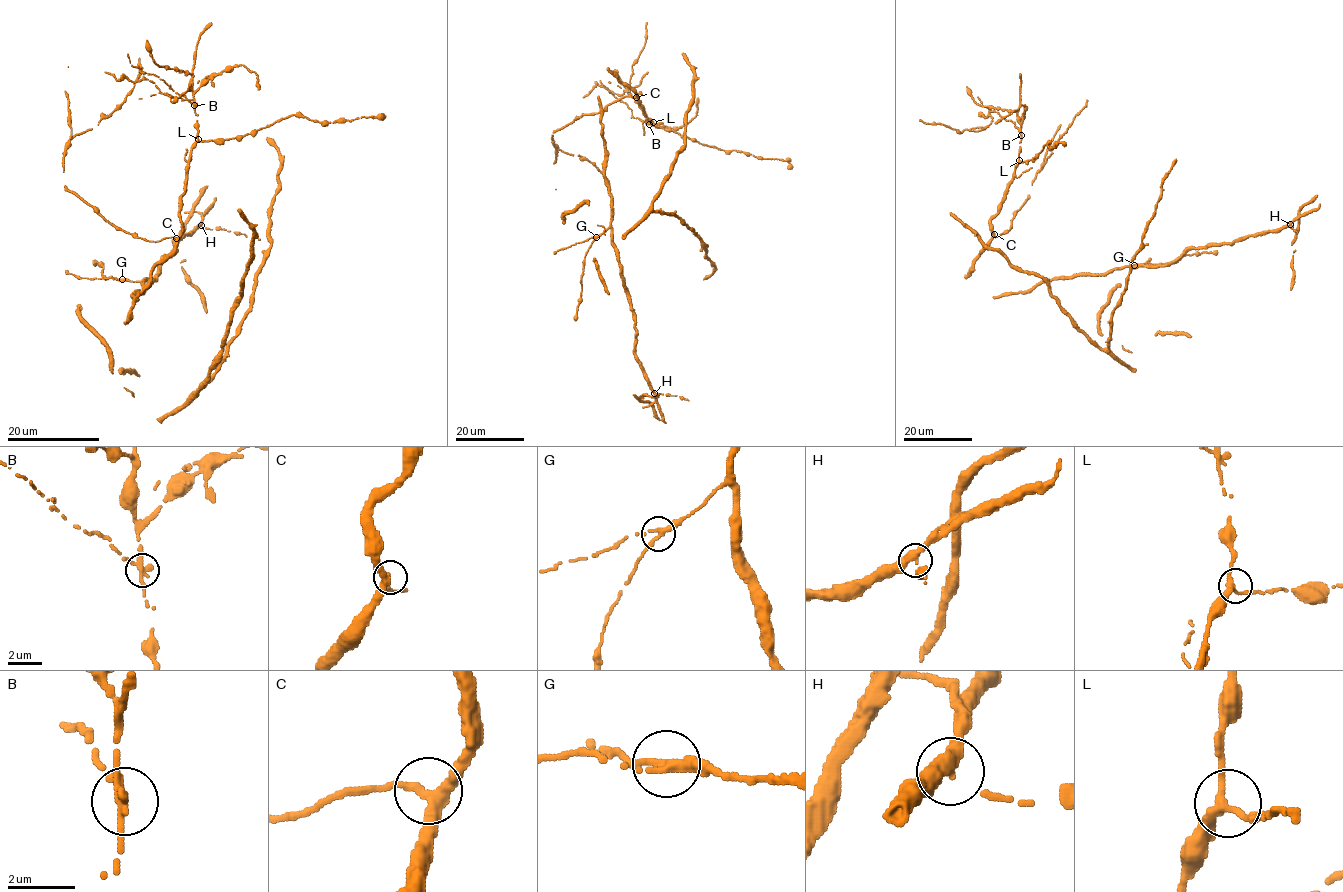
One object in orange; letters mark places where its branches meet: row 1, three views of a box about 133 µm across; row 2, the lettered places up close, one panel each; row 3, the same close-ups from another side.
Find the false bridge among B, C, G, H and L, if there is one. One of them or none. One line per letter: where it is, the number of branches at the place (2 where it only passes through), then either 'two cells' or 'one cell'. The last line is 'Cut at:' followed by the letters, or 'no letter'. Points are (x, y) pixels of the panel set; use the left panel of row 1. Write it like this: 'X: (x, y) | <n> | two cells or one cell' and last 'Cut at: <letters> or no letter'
B: (194, 105) | 3 | two cells
C: (176, 238) | 3 | one cell
G: (122, 279) | 3 | one cell
H: (201, 225) | 3 | one cell
L: (198, 139) | 3 | one cell
Cut at: B

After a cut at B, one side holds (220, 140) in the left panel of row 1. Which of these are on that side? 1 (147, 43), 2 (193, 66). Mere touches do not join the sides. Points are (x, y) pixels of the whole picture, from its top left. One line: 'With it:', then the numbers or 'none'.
With it: 1, 2

